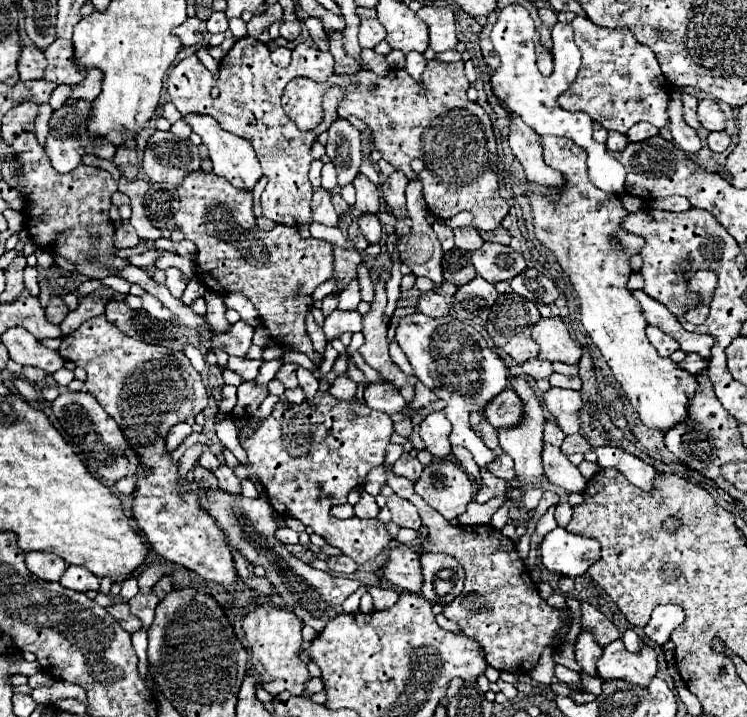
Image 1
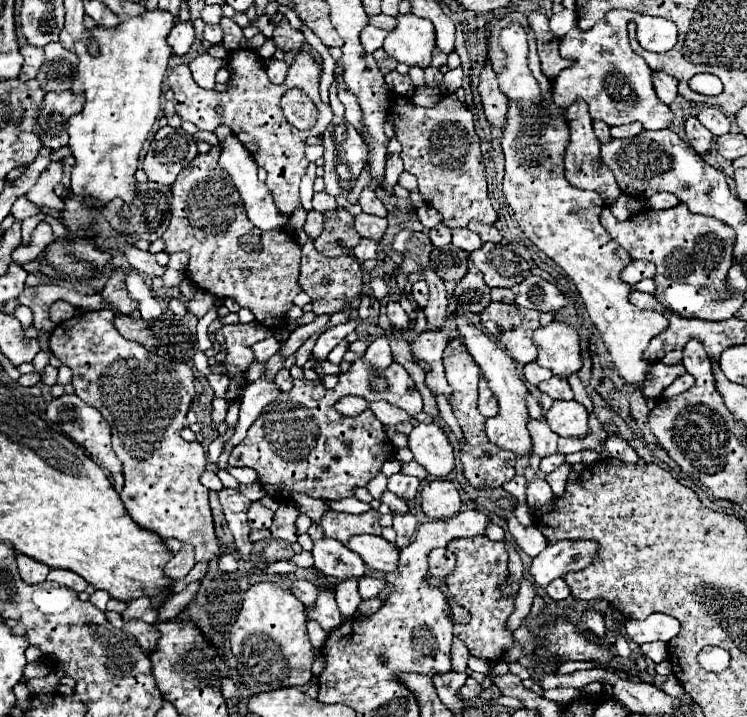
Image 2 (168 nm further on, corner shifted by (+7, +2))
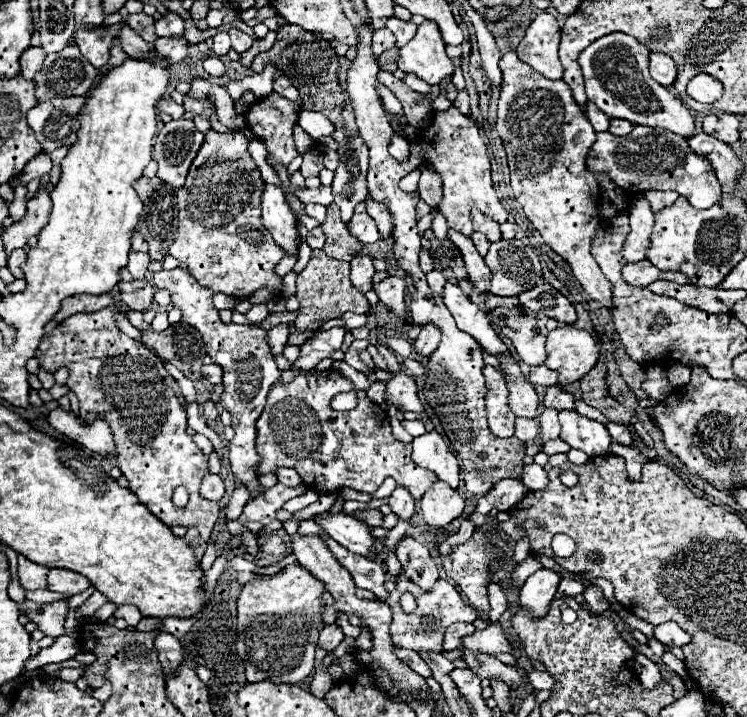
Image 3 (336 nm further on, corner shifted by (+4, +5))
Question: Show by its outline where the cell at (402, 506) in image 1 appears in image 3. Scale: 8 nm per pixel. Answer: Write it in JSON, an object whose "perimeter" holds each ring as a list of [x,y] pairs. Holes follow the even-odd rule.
{"perimeter":[[[402,536],[402,540],[398,542],[398,550],[396,556],[406,572],[406,576],[420,584],[422,590],[430,590],[434,580],[438,578],[438,566],[434,564],[434,560],[430,558],[430,550],[416,542],[412,536]]]}

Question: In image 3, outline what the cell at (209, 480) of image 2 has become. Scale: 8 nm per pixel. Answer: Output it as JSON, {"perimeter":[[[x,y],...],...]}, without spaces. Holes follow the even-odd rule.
{"perimeter":[[[206,474],[202,478],[202,486],[200,486],[200,494],[204,494],[204,498],[208,500],[220,500],[224,496],[224,482],[220,474]]]}

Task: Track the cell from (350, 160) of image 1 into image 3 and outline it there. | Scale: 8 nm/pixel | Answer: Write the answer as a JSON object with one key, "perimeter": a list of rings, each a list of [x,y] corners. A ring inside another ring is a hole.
{"perimeter":[[[346,106],[342,110],[342,118],[344,118],[344,126],[336,128],[332,138],[338,144],[338,156],[340,156],[340,164],[334,172],[334,182],[332,182],[332,194],[334,194],[334,204],[340,208],[342,212],[342,220],[350,222],[352,214],[354,214],[354,206],[358,202],[364,202],[368,196],[368,188],[366,188],[366,170],[368,170],[368,150],[364,146],[364,140],[358,134],[356,122],[354,122],[354,114],[352,108]]]}

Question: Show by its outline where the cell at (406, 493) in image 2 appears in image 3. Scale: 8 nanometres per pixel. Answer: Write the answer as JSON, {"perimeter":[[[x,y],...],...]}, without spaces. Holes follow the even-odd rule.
{"perimeter":[[[396,486],[388,504],[392,506],[392,512],[398,514],[402,520],[410,518],[416,508],[416,500],[412,498],[412,494],[408,494],[408,490],[404,490],[404,486]]]}

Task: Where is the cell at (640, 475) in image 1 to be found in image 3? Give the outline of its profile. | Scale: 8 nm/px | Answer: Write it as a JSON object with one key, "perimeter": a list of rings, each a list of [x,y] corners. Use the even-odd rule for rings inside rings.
{"perimeter":[[[610,422],[610,424],[606,424],[606,428],[608,428],[608,432],[610,432],[610,436],[612,436],[614,442],[624,444],[624,446],[632,446],[632,436],[630,436],[630,432],[628,432],[626,426]]]}

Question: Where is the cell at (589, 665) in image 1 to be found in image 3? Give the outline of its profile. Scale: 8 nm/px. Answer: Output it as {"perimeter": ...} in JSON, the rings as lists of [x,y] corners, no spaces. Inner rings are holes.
{"perimeter":[[[598,586],[586,588],[584,590],[584,598],[586,598],[586,606],[588,606],[588,610],[592,614],[604,614],[610,608],[608,600],[604,598],[604,594],[602,594],[602,590]]]}

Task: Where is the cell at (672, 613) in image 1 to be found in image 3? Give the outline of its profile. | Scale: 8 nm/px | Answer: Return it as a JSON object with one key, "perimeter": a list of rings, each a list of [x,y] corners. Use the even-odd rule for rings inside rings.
{"perimeter":[[[664,622],[654,628],[654,638],[662,644],[670,646],[684,646],[690,642],[690,634],[686,634],[676,622]]]}

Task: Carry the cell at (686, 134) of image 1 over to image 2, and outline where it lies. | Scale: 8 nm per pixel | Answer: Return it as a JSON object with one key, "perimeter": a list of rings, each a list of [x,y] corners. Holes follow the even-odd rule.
{"perimeter":[[[653,71],[653,87],[657,91],[657,97],[665,103],[673,103],[677,97],[677,79],[663,71]]]}

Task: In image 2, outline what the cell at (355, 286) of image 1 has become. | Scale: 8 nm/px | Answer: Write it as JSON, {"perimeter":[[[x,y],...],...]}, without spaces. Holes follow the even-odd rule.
{"perimeter":[[[319,315],[313,323],[307,323],[307,325],[295,329],[295,331],[291,333],[291,337],[281,343],[281,353],[283,353],[285,357],[289,357],[291,353],[295,353],[315,331],[319,331],[321,327],[325,327],[327,321],[329,321],[329,315]]]}

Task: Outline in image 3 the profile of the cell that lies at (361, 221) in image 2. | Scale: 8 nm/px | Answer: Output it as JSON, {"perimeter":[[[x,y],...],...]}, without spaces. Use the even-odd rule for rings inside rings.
{"perimeter":[[[366,212],[352,216],[352,220],[350,220],[350,232],[352,232],[352,236],[356,236],[364,244],[376,242],[380,238],[380,232],[378,232],[376,224],[372,222],[372,218]]]}

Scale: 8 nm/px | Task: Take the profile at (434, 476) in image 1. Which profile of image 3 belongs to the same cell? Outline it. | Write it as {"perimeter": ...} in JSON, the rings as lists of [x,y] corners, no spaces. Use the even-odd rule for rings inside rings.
{"perimeter":[[[436,480],[422,496],[420,508],[422,508],[422,518],[426,524],[442,528],[462,514],[464,500],[446,482]]]}

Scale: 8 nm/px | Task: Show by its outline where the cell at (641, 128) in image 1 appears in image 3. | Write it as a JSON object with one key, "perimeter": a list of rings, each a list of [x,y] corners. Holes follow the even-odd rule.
{"perimeter":[[[612,120],[612,122],[610,122],[608,132],[616,134],[616,136],[626,136],[632,128],[634,128],[634,124],[632,124],[632,122],[628,122],[628,120]]]}

